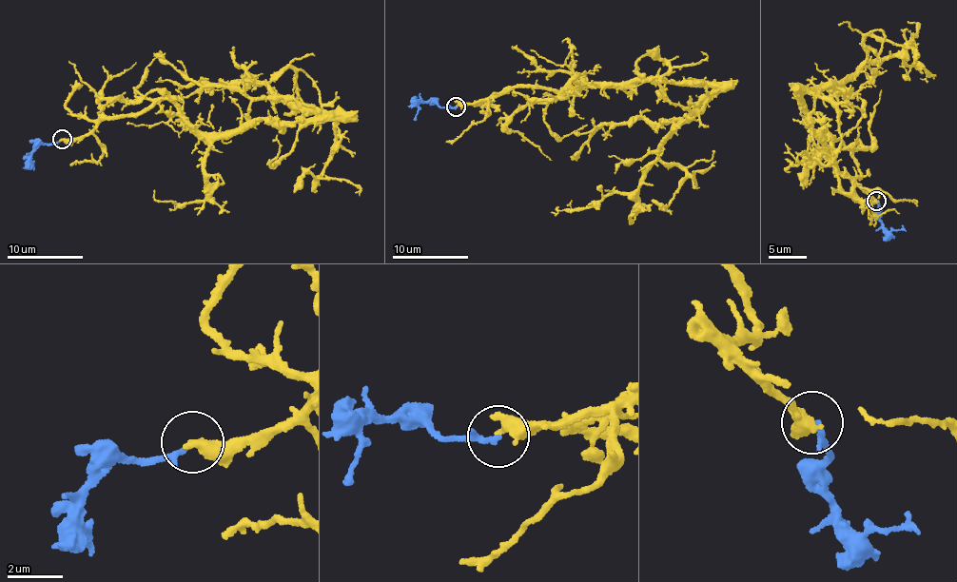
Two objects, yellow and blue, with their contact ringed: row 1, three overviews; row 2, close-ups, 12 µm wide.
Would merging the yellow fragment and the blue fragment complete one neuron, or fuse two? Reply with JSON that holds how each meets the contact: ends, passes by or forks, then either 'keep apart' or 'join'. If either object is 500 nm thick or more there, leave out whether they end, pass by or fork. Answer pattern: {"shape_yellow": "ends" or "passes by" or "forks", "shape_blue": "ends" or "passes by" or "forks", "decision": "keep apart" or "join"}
{"shape_yellow": "ends", "shape_blue": "ends", "decision": "keep apart"}

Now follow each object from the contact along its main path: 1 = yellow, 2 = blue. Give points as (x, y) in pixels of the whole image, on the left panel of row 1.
1: (62, 138), (90, 135), (105, 120), (167, 99), (204, 133), (332, 114), (302, 110), (245, 79), (155, 81)
2: (62, 138), (37, 146), (30, 164), (33, 166), (28, 161)

